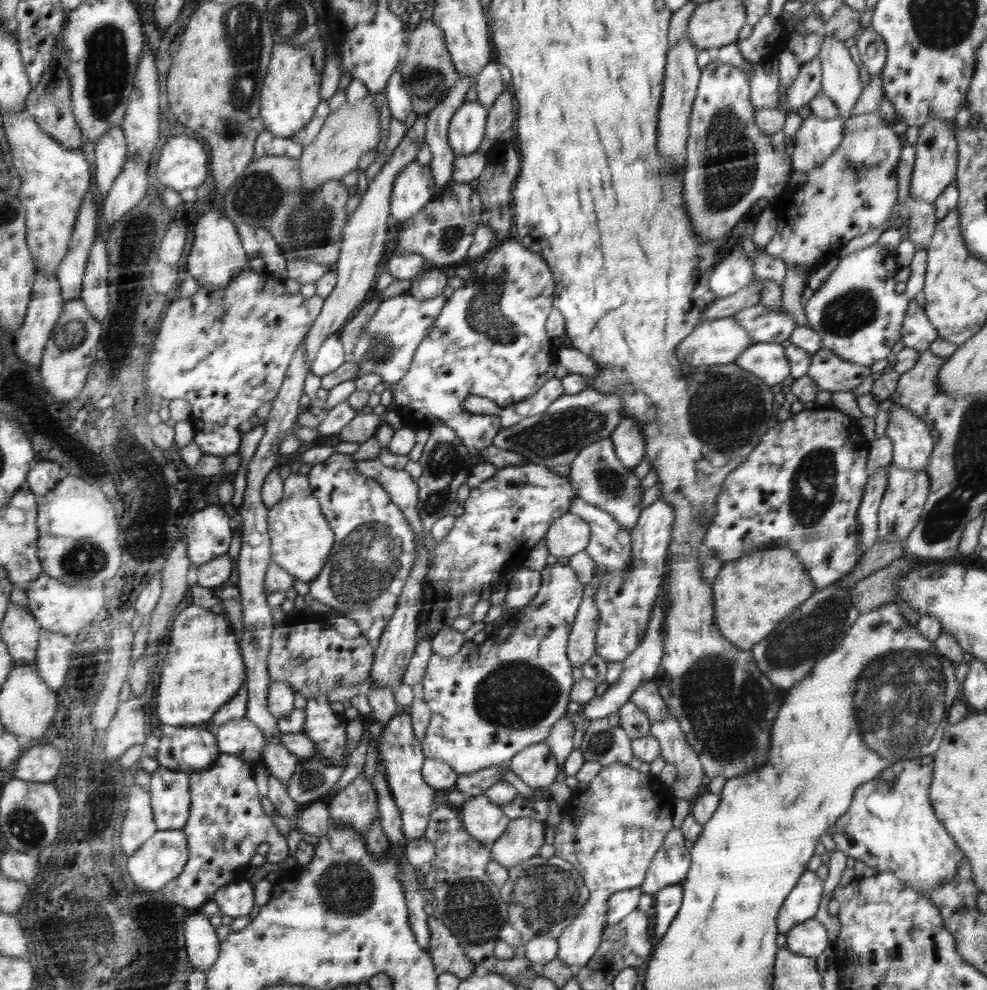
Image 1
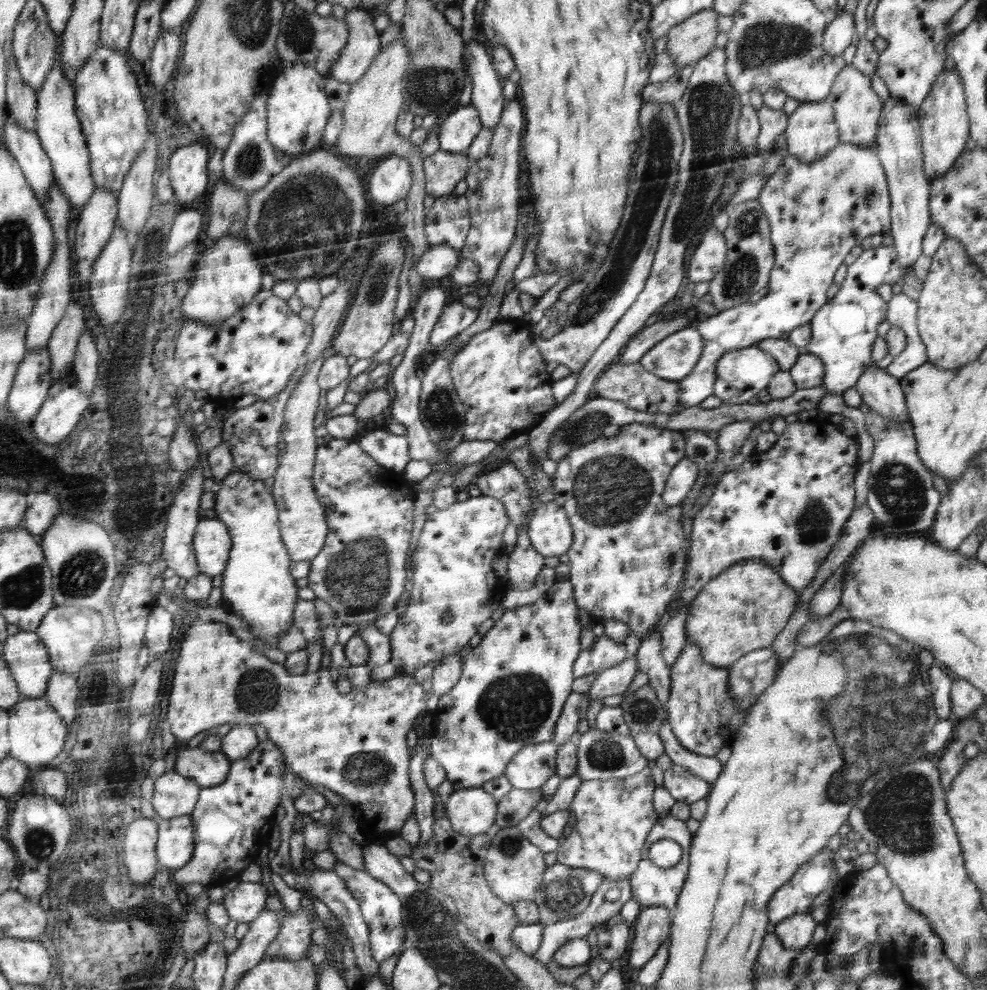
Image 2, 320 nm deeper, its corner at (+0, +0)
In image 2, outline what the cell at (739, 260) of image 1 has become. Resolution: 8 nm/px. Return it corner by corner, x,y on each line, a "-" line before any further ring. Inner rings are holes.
715,227
706,230
705,238
698,244
698,250
694,250
689,258
689,279
691,282
710,282
726,260
726,240
723,233

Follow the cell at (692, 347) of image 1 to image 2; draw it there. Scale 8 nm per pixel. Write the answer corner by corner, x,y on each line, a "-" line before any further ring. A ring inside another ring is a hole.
688,326
656,343
639,363
644,370
660,378
681,381
696,367
704,348
704,335

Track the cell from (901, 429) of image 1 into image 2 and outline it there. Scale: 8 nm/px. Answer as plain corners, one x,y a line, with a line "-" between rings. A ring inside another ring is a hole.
876,362
870,363
866,370
863,370
854,387
861,396
862,402
867,404
872,411
878,411
882,416
891,421
909,422
905,394
899,379
890,376
884,369
877,367

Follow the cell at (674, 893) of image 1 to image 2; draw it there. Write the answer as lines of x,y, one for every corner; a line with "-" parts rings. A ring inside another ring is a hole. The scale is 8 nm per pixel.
665,906
642,908
636,919
630,957
625,967
643,967
655,955
661,944
668,940
672,926
672,910

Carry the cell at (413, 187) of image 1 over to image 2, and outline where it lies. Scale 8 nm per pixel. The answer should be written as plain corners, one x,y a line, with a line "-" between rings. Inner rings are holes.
400,155
380,159
368,180
372,199
379,204
394,205
406,200
413,189
413,168

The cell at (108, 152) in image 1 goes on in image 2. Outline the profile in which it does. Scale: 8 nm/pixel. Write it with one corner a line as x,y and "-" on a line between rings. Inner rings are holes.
94,188
90,201
86,203
84,209
80,212
80,222
78,222
72,237
72,252
74,252
74,258
76,258
76,263
73,264
74,270
76,270
76,278
80,278
84,284
89,282
89,278
93,275
94,263
108,245
110,237
112,237
112,231
117,222
117,206
118,197
116,197
116,192

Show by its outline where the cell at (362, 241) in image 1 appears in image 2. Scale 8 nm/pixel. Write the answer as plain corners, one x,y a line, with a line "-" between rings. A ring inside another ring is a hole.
326,349
323,350
323,354
321,354
310,366
307,368
306,374
303,374
301,376
300,382
298,383
298,386
296,387
296,390
292,391
292,394
290,394
290,398
288,399
288,402
286,403
286,408
284,409
284,424
281,428
281,438
280,440
284,441
284,444
286,444
286,451
282,454
281,457
279,457
279,466
276,470
274,477
274,484
273,486
273,494
275,501
277,502
277,506
279,508
279,518
280,518
280,531
281,531
281,538
283,542
285,543
285,546
287,550
289,551
290,558
292,558
292,561
296,562
302,562
302,561
312,561
313,558
324,548
325,540
328,534
328,525
326,520
326,513
324,512
324,508
322,508
322,504
320,504
320,501
318,500
316,491
314,490
314,486
312,486
312,466
314,466
314,452
316,452
316,436
314,436
314,418
316,418
316,412
318,412
318,400
320,400
320,390
321,385
317,382
318,377
318,370
321,370
321,366
323,365
323,362
325,361
324,354
326,354

